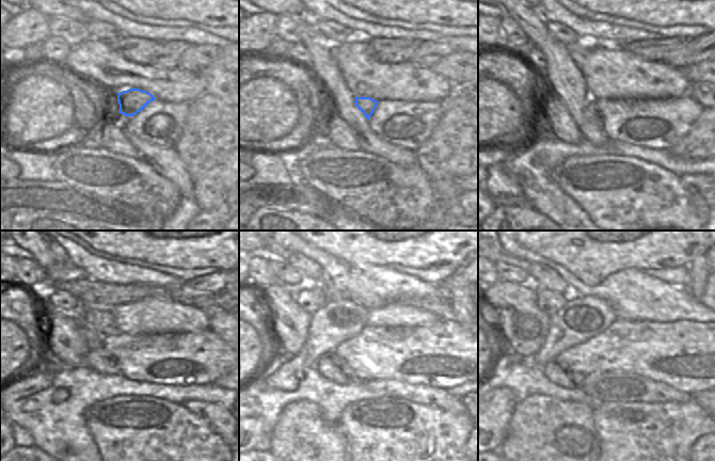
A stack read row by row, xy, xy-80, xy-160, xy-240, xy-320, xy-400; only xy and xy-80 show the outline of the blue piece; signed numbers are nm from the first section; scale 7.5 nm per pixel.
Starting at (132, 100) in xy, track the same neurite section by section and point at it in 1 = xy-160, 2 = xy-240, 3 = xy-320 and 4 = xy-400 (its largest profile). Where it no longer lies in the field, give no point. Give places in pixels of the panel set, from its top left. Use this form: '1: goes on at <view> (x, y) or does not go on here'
1: goes on at xy-160 (593, 112)
2: goes on at xy-240 (99, 360)
3: goes on at xy-320 (332, 367)
4: goes on at xy-400 (555, 374)

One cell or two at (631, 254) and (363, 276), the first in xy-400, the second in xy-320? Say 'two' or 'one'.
two

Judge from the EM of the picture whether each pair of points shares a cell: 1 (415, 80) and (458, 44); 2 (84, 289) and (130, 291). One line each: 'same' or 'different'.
1: different
2: same

